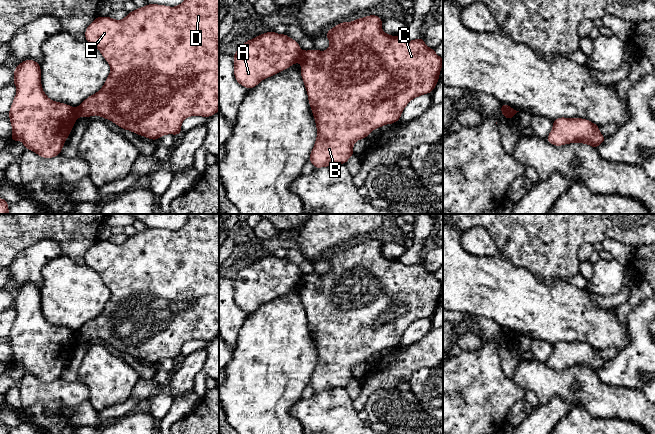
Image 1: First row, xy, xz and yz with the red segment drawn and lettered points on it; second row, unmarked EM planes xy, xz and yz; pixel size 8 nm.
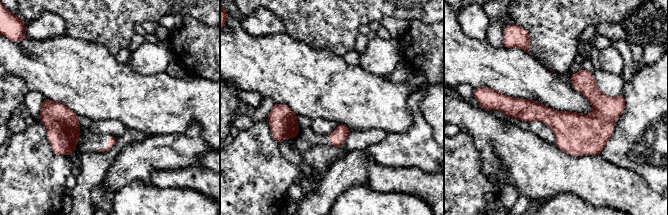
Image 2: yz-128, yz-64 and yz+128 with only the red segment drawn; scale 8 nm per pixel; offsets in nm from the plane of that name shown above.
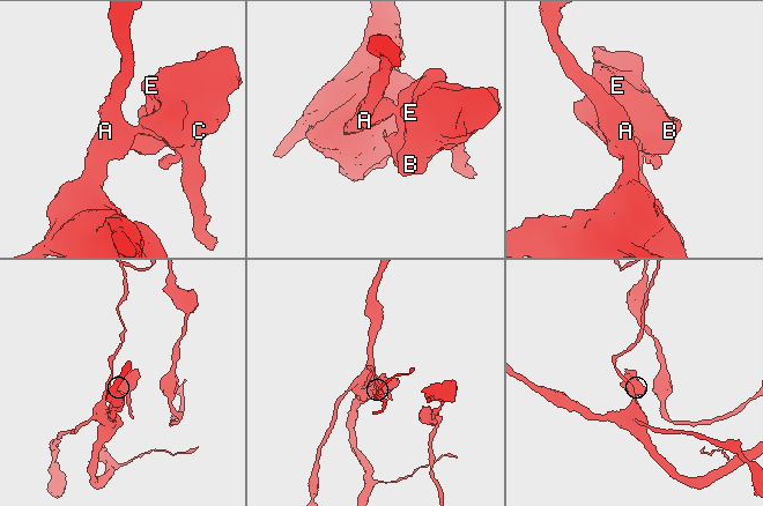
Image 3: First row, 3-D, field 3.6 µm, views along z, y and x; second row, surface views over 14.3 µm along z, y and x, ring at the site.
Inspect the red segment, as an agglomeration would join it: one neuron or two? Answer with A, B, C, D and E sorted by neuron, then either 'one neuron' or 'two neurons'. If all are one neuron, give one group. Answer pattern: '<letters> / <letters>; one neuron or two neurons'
A / B C D E; two neurons

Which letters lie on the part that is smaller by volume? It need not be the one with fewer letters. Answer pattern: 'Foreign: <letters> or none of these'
Foreign: B, C, D, E

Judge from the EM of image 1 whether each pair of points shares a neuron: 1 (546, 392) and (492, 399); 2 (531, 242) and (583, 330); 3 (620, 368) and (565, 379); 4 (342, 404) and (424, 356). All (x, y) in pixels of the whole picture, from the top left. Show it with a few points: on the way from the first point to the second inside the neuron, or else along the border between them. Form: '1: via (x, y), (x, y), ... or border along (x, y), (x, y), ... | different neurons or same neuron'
1: border along (512, 380), (525, 391) | different neurons
2: border along (532, 272), (547, 284), (557, 279), (567, 282) | different neurons
3: border along (596, 372), (601, 381), (616, 386) | different neurons
4: border along (352, 401), (352, 406), (357, 412) | different neurons

